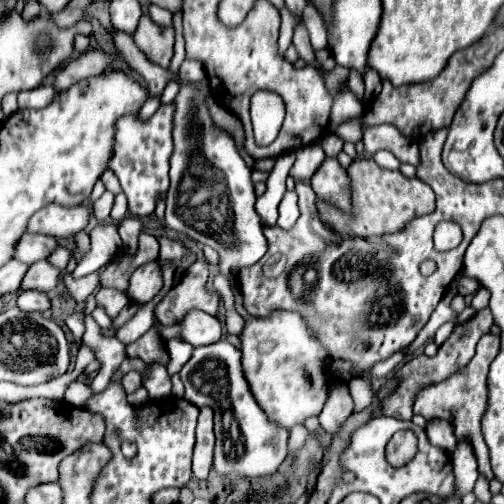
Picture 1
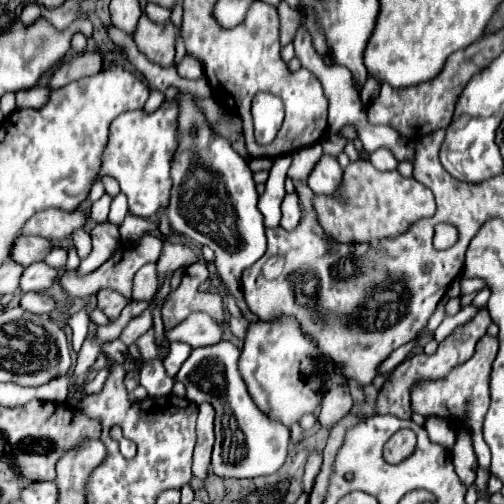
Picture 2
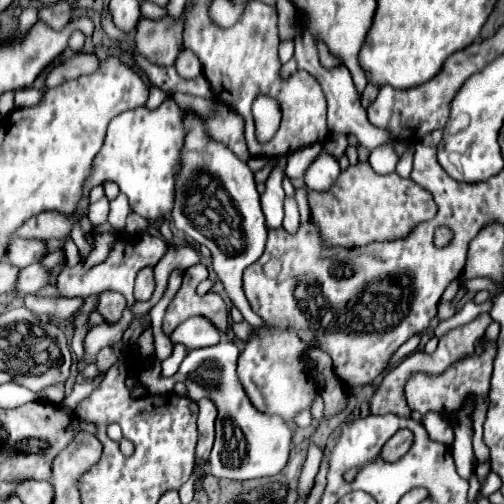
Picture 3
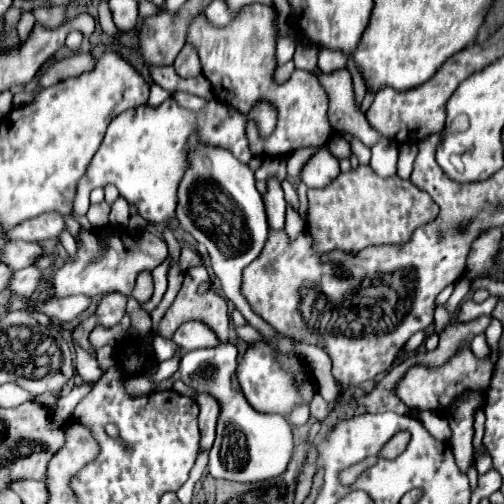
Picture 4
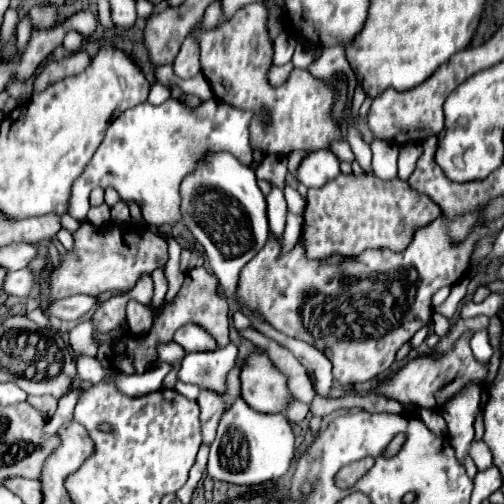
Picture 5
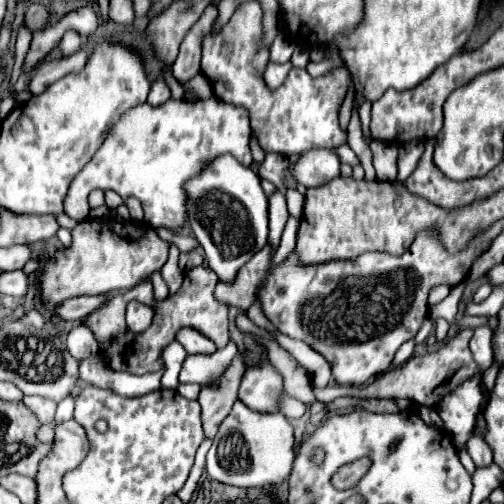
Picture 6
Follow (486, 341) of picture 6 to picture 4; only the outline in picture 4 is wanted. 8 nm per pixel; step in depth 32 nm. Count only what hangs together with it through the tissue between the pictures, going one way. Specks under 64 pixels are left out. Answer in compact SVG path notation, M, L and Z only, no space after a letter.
M484 334L476 336L476 340L472 340L472 352L476 356L488 356L490 354L490 346L486 344L486 336Z

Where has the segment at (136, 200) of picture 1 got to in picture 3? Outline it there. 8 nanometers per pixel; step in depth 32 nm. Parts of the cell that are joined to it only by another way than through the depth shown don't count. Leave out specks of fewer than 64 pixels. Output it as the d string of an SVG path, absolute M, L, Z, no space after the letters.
M166 98L156 110L142 106L116 116L108 126L104 150L100 150L100 156L96 158L96 172L92 172L92 180L88 180L88 192L94 184L112 180L120 186L120 192L128 196L134 214L146 220L158 220L168 214L172 210L178 154L184 142L182 116L184 110L174 102L174 98Z

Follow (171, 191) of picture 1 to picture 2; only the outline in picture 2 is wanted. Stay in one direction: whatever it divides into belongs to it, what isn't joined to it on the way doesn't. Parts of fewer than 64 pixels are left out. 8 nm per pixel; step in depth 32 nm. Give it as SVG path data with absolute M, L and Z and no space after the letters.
M180 92L178 96L178 148L172 160L172 190L170 190L170 202L166 208L166 216L170 222L170 228L174 232L180 232L192 240L196 240L202 246L210 246L216 252L216 268L220 278L226 282L228 290L232 292L232 296L238 302L238 308L242 308L242 314L252 322L258 320L256 316L252 316L252 312L248 312L242 292L240 292L240 274L244 268L252 266L254 262L258 262L264 252L266 252L266 234L264 234L264 222L262 222L262 214L256 208L258 202L258 194L256 194L256 186L252 180L252 170L248 168L246 160L242 156L238 156L238 152L232 148L232 144L228 140L224 140L224 136L218 136L212 128L212 124L208 122L204 110L198 106L198 96L192 92Z

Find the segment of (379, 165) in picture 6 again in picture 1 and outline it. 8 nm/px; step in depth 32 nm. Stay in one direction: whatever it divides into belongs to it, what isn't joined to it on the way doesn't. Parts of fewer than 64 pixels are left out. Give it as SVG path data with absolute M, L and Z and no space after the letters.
M386 150L376 152L376 154L374 154L374 160L376 160L380 166L388 168L388 170L398 170L398 168L400 168L400 160L398 160L392 152L386 152Z

